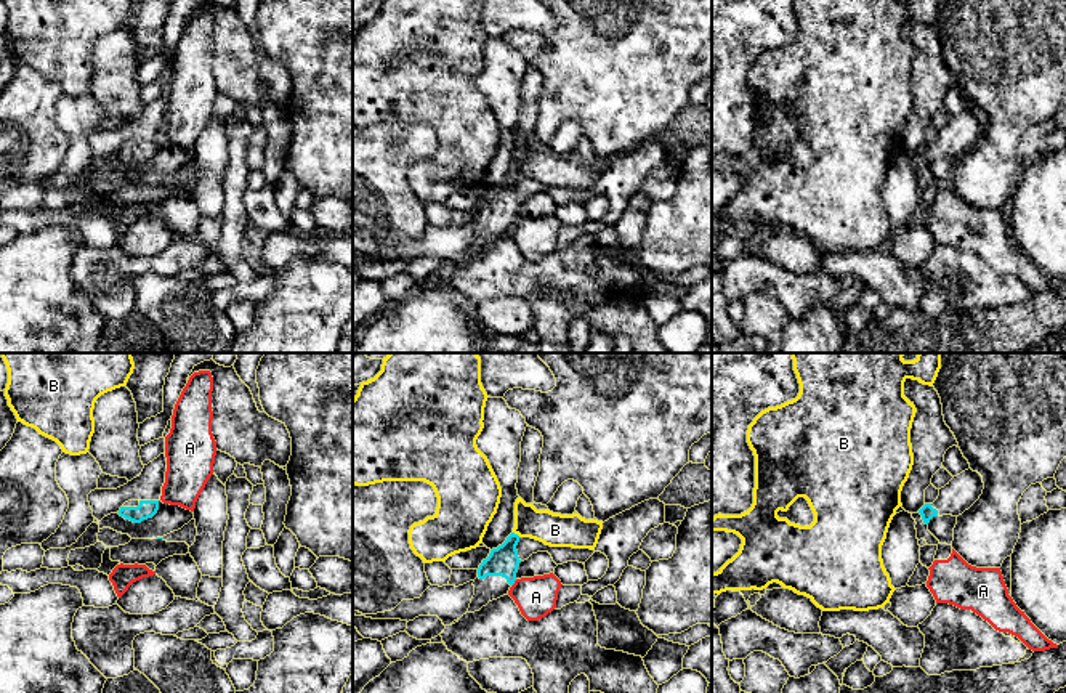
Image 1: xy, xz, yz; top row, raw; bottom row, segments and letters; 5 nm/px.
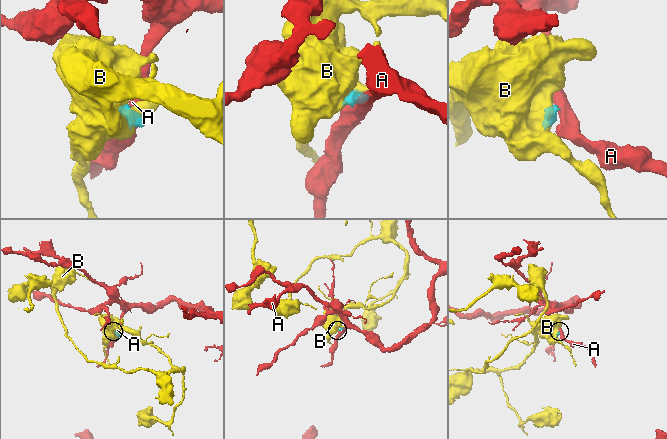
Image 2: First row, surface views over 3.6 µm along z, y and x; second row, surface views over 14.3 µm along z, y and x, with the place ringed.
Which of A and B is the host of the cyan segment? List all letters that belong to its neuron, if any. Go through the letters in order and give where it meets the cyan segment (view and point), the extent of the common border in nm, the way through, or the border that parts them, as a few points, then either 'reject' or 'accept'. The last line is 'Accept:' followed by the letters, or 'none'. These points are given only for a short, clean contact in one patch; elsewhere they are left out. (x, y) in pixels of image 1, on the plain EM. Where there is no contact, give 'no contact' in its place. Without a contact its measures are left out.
A: meets cyan in xz at (513, 223); contact 50 nm long; border along xz (516, 220), (512, 226); reject
B: meets cyan in xz at (516, 175); contact 50 nm long; border along xz (513, 172), (520, 177); reject
Accept: none

